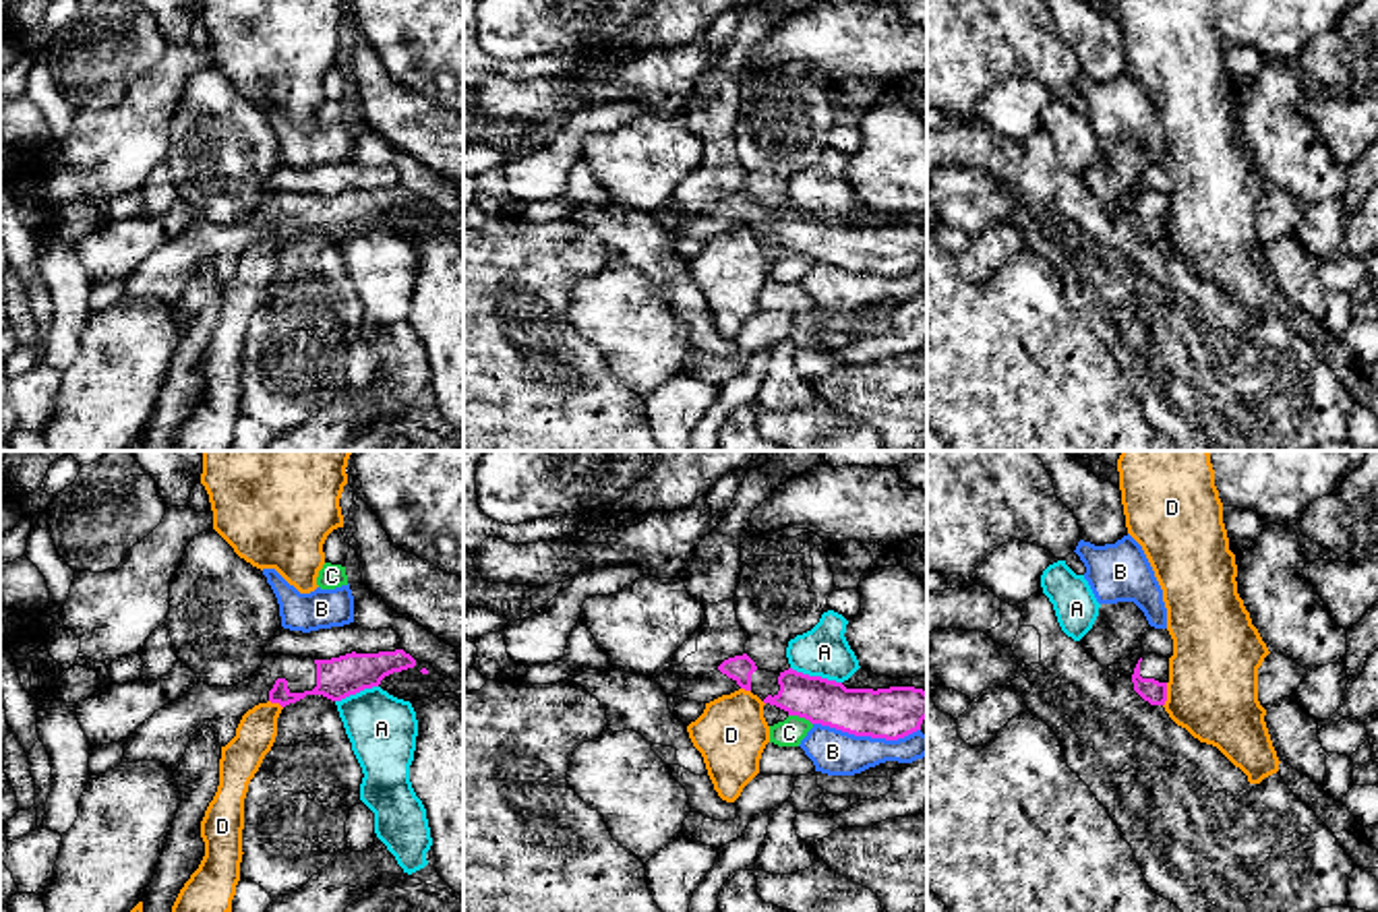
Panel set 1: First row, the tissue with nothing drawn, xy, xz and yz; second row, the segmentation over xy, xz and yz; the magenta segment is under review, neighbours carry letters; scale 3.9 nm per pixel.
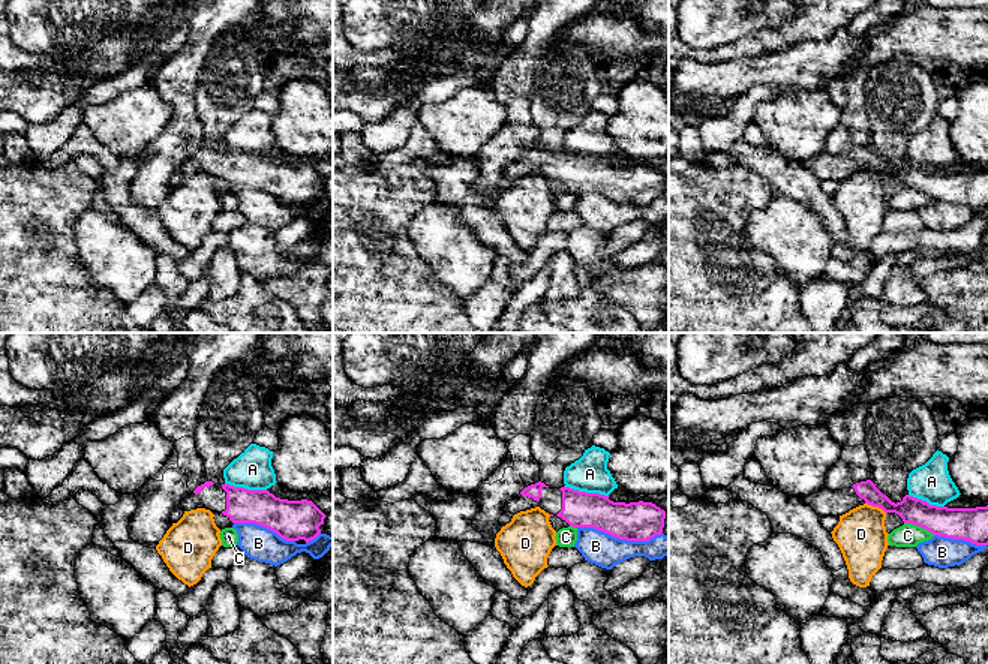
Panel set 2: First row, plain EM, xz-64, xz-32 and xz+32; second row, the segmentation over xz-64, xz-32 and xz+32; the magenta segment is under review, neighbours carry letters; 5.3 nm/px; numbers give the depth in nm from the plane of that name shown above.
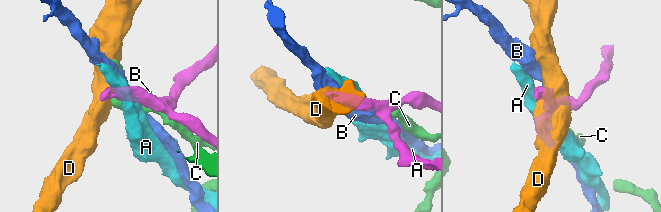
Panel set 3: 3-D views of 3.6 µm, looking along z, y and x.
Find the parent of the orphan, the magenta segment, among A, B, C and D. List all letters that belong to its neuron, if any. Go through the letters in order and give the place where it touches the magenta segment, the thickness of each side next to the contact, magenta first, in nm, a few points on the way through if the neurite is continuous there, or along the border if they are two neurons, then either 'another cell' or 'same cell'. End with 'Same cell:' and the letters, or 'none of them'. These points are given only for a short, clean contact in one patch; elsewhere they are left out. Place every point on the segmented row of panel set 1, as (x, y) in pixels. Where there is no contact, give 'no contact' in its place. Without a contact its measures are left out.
A: xz (816, 677) | 190/190 nm | another cell
B: xz (867, 735) | 200/180 nm | another cell
C: xz (801, 716) | 190/110 nm | another cell
D: yz (1165, 695) | 90/360 nm | along yz (1167, 683), (1163, 706) | another cell
Same cell: none of them

